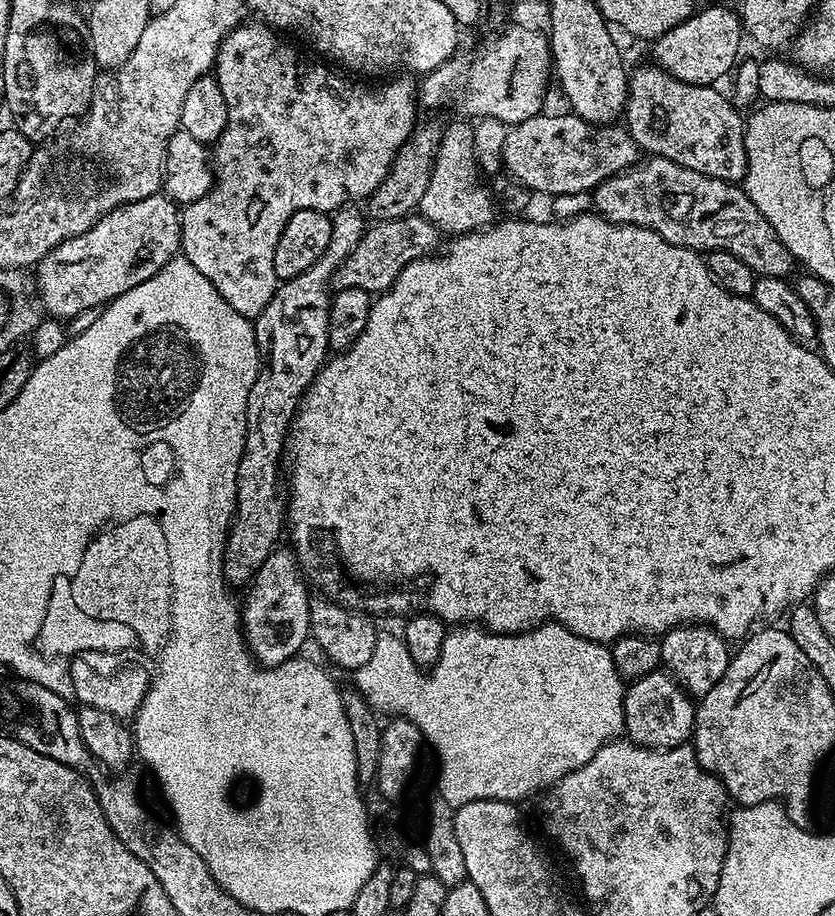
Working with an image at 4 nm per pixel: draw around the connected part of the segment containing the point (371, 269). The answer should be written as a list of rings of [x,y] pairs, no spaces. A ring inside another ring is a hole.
[[[413,214],[397,220],[382,220],[373,223],[365,231],[358,246],[354,246],[352,253],[336,269],[330,281],[331,287],[336,290],[361,288],[369,294],[379,294],[387,290],[407,264],[419,256],[435,253],[441,244],[442,233],[430,223],[427,216]]]

